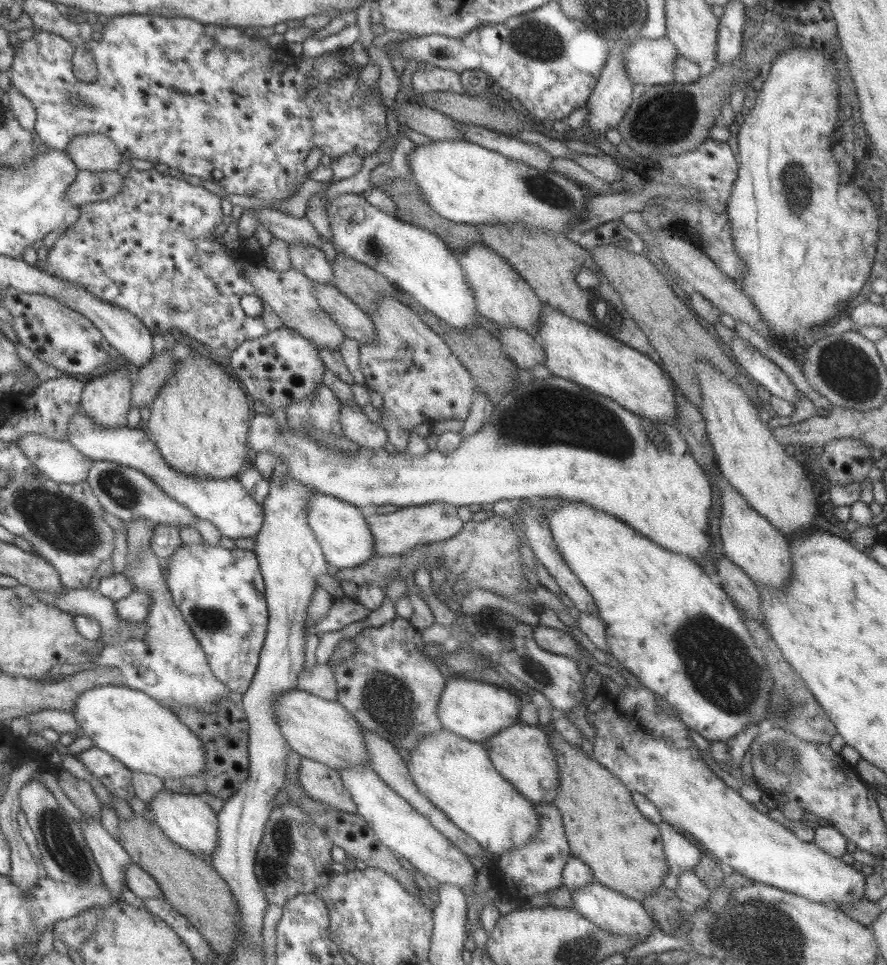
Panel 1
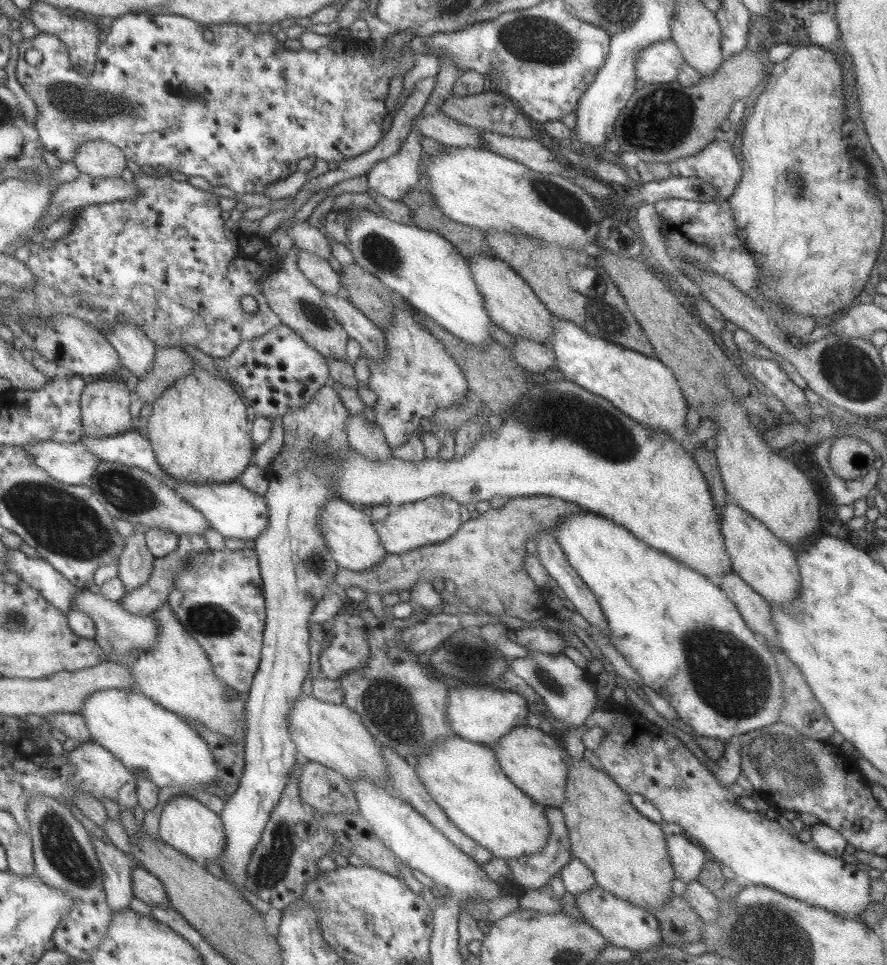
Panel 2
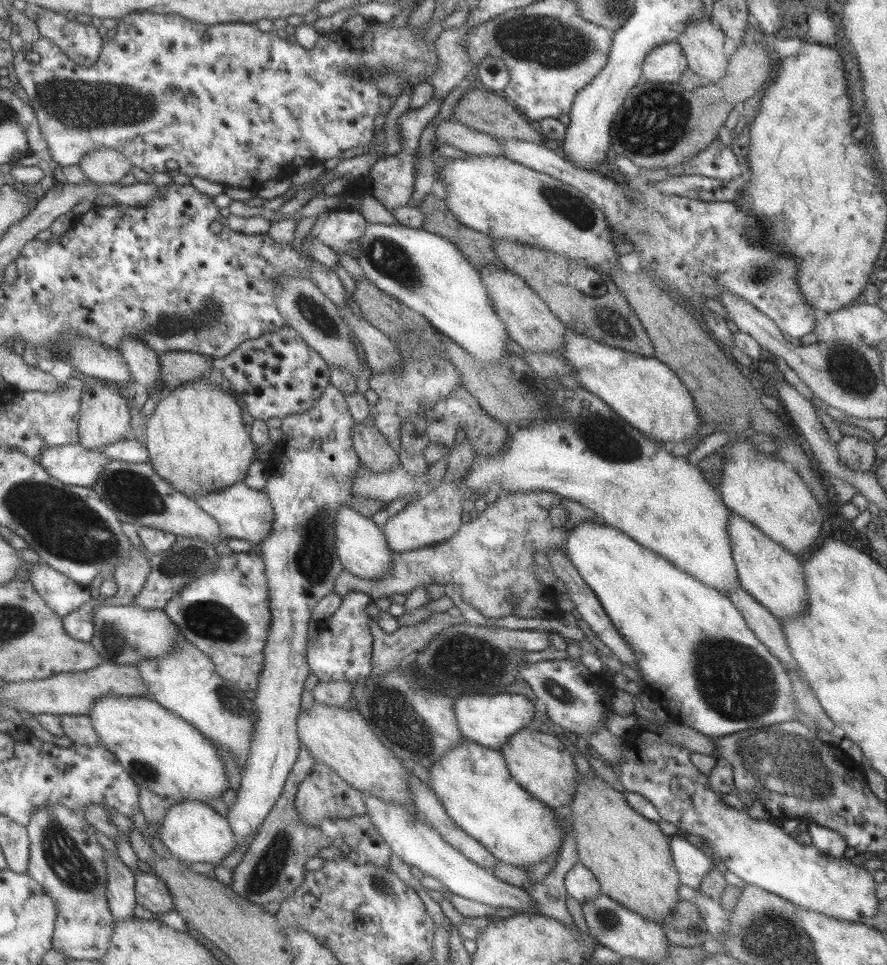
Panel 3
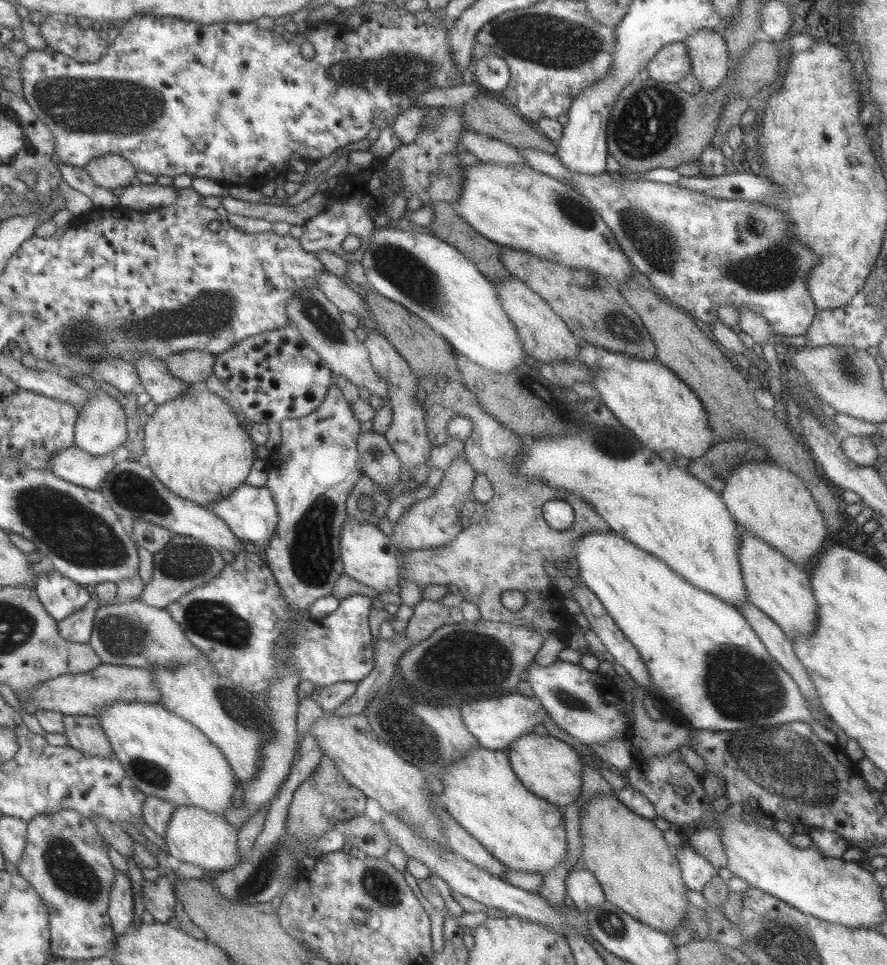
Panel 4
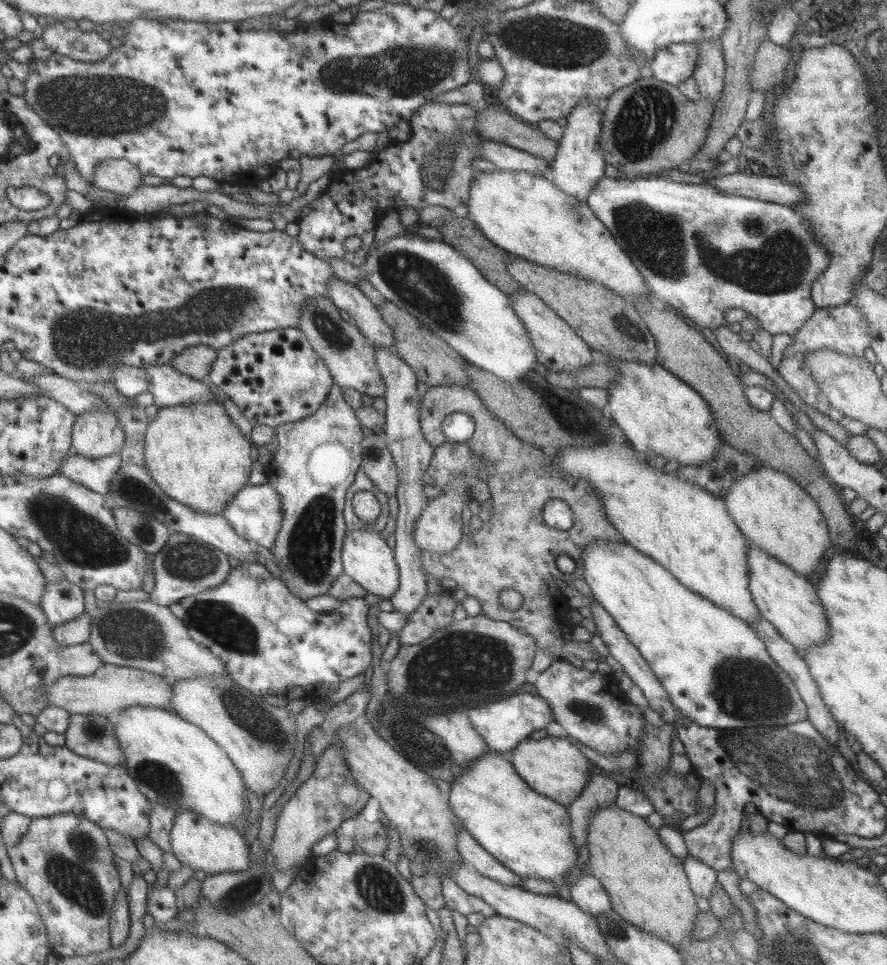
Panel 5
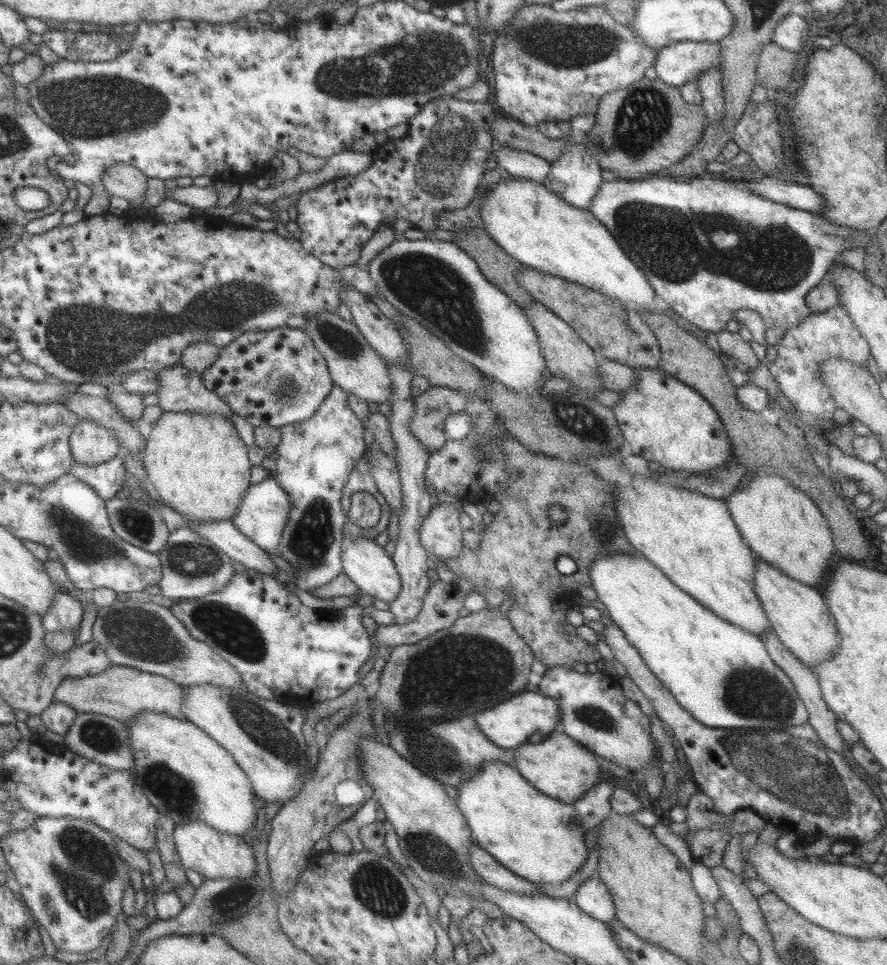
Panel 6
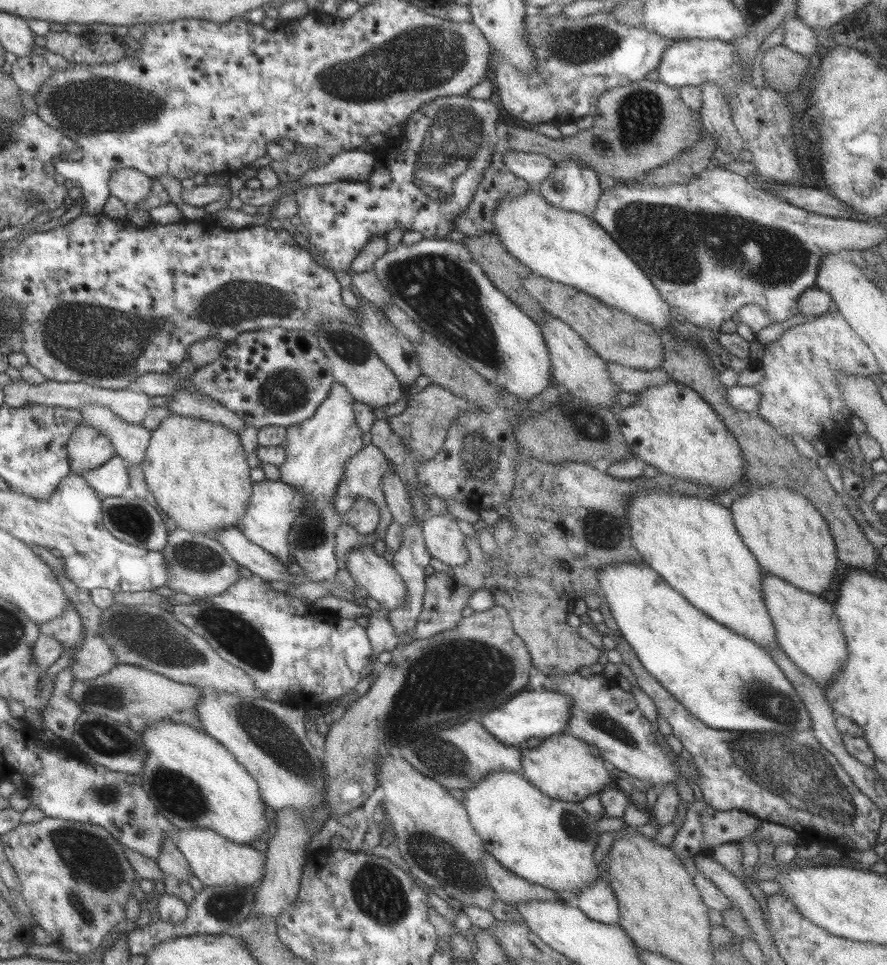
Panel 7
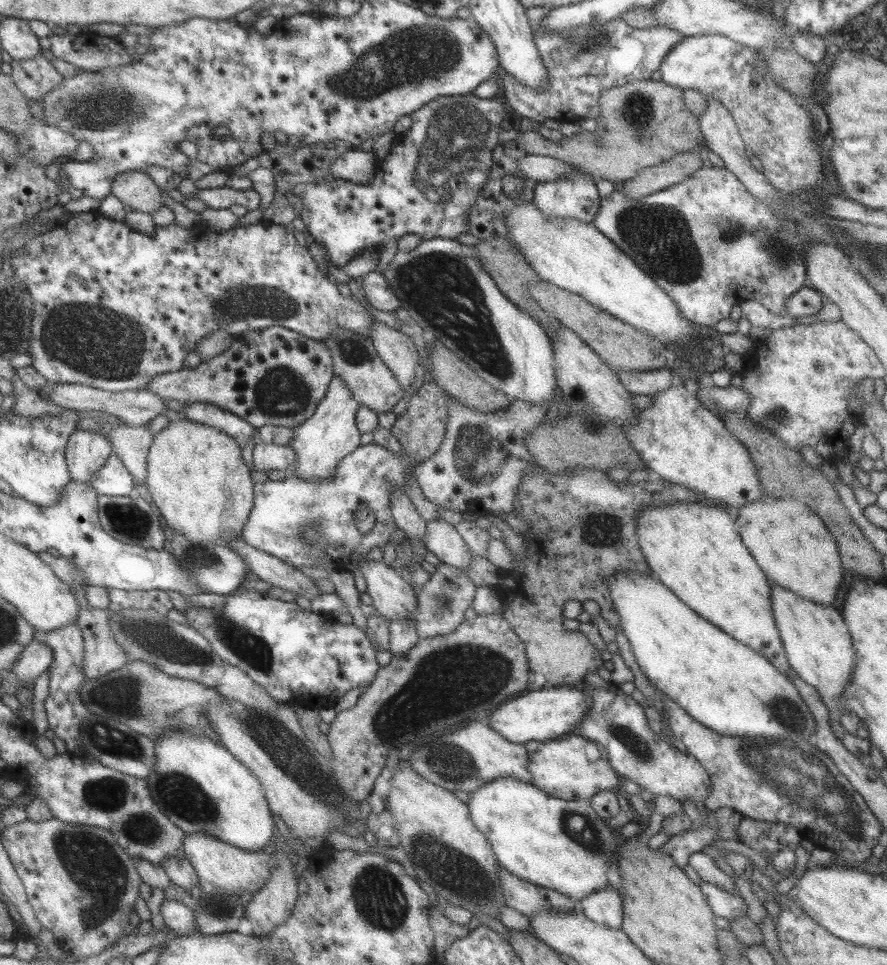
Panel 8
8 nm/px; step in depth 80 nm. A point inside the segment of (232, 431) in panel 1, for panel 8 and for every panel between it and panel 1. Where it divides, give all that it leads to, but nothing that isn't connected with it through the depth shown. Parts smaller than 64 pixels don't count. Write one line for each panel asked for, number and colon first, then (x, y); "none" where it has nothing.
2: (198, 432)
3: (195, 439)
4: (193, 444)
5: (194, 453)
6: (197, 464)
7: (196, 472)
8: (197, 481)

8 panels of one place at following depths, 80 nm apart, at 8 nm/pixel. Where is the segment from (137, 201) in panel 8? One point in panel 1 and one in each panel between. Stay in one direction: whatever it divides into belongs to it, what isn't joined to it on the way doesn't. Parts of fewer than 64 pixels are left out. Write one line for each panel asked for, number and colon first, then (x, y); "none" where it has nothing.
1: (94, 152)
2: (97, 158)
3: (103, 165)
4: (109, 171)
5: (117, 175)
6: (120, 179)
7: (129, 185)

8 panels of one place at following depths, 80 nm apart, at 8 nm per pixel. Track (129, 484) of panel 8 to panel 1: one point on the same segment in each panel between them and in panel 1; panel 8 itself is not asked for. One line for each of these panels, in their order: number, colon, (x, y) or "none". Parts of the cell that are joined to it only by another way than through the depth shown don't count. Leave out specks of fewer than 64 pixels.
1: (59, 460)
2: (70, 463)
3: (72, 464)
4: (71, 464)
5: (96, 475)
6: (105, 478)
7: (110, 479)

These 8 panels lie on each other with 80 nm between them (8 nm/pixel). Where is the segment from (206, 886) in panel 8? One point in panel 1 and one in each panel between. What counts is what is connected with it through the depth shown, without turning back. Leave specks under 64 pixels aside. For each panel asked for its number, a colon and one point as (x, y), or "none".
1: (185, 819)
2: (185, 824)
3: (194, 833)
4: (193, 836)
5: (201, 845)
6: (212, 854)
7: (214, 860)

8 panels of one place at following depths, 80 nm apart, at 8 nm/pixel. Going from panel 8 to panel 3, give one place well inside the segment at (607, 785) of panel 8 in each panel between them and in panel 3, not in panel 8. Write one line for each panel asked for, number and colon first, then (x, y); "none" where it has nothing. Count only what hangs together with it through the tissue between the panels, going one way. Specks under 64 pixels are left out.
3: (541, 765)
4: (550, 769)
5: (553, 767)
6: (559, 767)
7: (561, 767)

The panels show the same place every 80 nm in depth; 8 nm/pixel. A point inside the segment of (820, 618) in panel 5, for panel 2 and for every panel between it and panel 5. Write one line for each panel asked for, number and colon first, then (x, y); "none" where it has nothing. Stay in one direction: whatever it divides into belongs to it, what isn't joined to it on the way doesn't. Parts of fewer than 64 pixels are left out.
2: (769, 566)
3: (766, 571)
4: (777, 587)

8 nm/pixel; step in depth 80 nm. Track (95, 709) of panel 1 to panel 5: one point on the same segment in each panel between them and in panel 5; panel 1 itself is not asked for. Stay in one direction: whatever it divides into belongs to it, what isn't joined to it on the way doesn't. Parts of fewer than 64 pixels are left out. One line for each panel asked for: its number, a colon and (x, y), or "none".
2: (151, 742)
3: (162, 753)
4: (164, 756)
5: (173, 763)

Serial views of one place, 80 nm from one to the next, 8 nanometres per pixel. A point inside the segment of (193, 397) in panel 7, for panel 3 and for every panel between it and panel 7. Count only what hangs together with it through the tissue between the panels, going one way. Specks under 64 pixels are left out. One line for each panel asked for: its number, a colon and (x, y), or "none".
3: (143, 363)
4: (153, 374)
5: (169, 387)
6: (179, 389)

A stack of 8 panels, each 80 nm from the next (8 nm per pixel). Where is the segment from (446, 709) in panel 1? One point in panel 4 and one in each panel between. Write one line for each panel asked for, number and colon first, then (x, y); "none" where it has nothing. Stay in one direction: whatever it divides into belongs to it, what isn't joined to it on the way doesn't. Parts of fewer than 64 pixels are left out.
2: (482, 715)
3: (489, 720)
4: (495, 723)

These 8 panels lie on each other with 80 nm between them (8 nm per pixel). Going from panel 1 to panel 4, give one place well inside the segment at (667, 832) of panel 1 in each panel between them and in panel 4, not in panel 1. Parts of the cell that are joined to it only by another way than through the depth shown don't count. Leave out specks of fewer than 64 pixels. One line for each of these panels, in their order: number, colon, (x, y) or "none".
2: (687, 860)
3: (692, 864)
4: (696, 871)

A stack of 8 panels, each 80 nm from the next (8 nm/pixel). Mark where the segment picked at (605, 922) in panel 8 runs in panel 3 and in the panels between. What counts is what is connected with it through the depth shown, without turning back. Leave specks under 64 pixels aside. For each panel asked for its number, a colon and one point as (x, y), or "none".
3: (580, 884)
4: (583, 888)
5: (586, 892)
6: (592, 897)
7: (597, 900)

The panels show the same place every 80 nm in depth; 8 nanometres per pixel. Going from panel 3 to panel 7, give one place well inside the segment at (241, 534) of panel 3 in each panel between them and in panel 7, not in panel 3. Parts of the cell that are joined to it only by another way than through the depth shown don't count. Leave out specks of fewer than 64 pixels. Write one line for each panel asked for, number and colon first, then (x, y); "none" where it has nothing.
4: (249, 512)
5: (255, 511)
6: (262, 513)
7: (273, 505)

